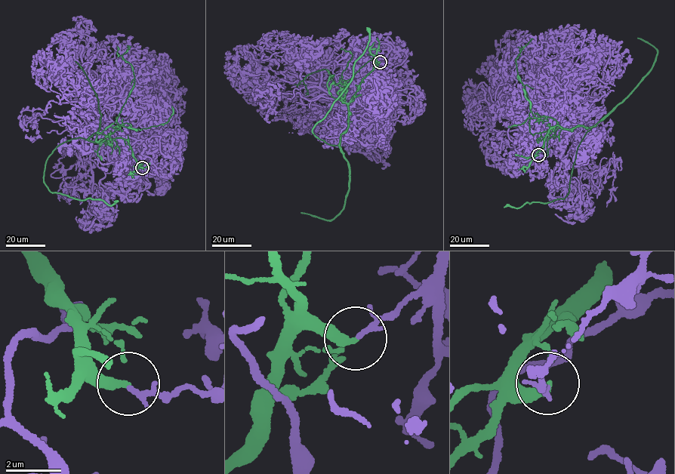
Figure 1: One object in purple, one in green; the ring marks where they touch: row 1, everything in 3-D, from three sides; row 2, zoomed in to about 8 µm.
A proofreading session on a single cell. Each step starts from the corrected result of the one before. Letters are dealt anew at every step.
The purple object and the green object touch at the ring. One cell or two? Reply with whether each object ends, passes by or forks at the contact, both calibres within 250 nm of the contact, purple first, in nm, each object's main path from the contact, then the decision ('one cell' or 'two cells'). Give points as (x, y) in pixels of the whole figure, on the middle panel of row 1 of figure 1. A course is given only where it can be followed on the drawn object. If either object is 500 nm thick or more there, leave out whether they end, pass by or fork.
purple passes by | green ends | 140/320 nm | purple via (380, 62), (392, 64), (356, 95), (362, 111), (353, 117), (361, 124), (344, 115), (309, 133), (291, 132) | green via (380, 62), (348, 105), (339, 144), (318, 138), (312, 129), (351, 80), (369, 40), (366, 27) | two cells

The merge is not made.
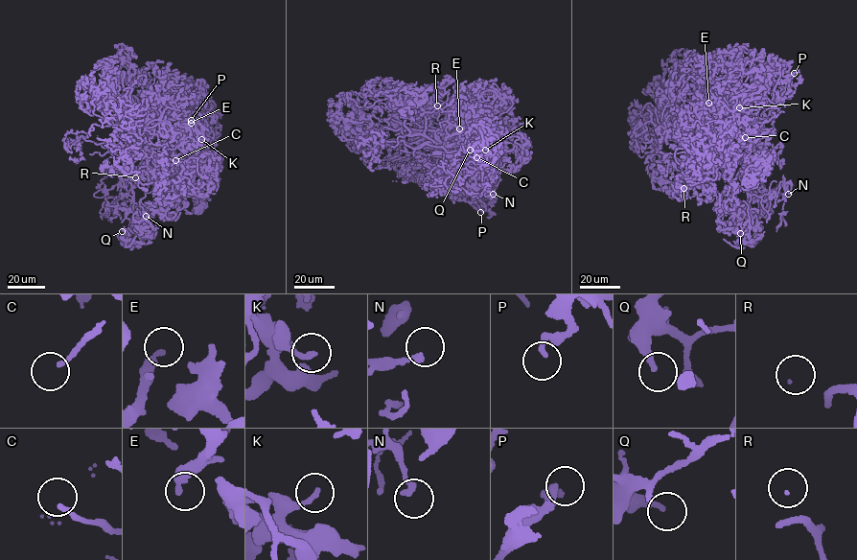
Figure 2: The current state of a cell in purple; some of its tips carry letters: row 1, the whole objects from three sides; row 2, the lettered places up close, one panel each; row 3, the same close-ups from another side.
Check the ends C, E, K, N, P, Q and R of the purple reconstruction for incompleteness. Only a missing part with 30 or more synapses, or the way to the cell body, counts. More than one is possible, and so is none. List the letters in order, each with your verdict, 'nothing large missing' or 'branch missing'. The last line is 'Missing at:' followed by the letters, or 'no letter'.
C: nothing large missing
E: nothing large missing
K: nothing large missing
N: branch missing
P: branch missing
Q: nothing large missing
R: branch missing
Missing at: N, P, R

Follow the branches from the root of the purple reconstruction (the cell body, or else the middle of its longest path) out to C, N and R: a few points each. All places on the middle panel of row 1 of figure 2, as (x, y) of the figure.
C: (415, 131), (433, 131), (458, 163), (469, 158), (470, 163), (470, 159), (481, 161), (476, 157)
N: (415, 131), (433, 131), (436, 145), (445, 151), (445, 173), (464, 190), (485, 197), (493, 194)
R: (415, 131), (428, 128), (435, 132), (447, 123), (451, 110), (460, 109), (444, 111), (437, 105)

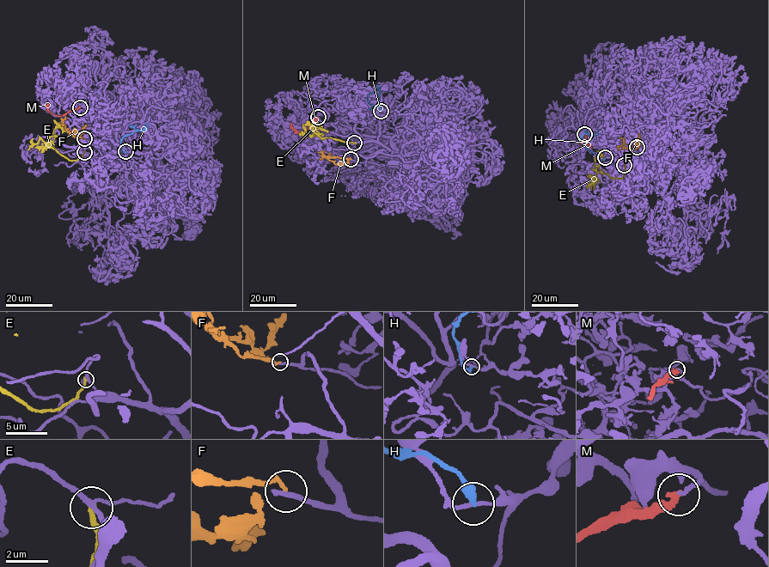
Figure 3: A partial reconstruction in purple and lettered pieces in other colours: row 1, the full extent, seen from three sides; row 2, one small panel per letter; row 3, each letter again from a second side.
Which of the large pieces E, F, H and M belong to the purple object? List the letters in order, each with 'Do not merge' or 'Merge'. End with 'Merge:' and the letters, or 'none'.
E: Do not merge
F: Do not merge
H: Do not merge
M: Do not merge
Merge: none

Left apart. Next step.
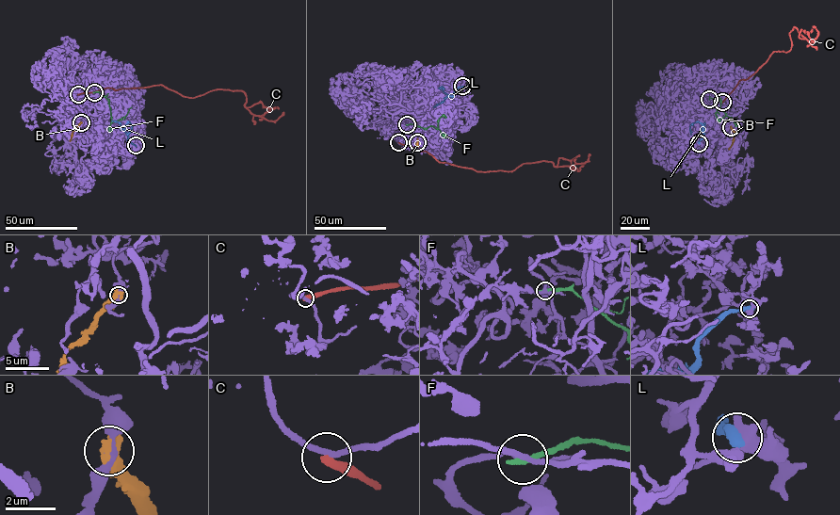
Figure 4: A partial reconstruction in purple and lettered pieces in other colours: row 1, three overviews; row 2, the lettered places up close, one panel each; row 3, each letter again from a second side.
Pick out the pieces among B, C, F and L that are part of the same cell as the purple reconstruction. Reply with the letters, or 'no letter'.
no letter

